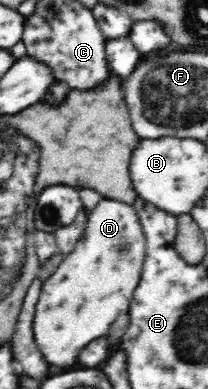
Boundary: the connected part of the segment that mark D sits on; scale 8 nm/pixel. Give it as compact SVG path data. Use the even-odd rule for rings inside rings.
M102 198L98 207L89 213L86 229L74 249L65 255L54 273L43 281L34 309L32 328L36 350L53 372L76 369L82 349L90 342L107 336L114 320L124 309L129 309L134 290L140 281L147 250L146 236L138 217L133 205L113 198Z

